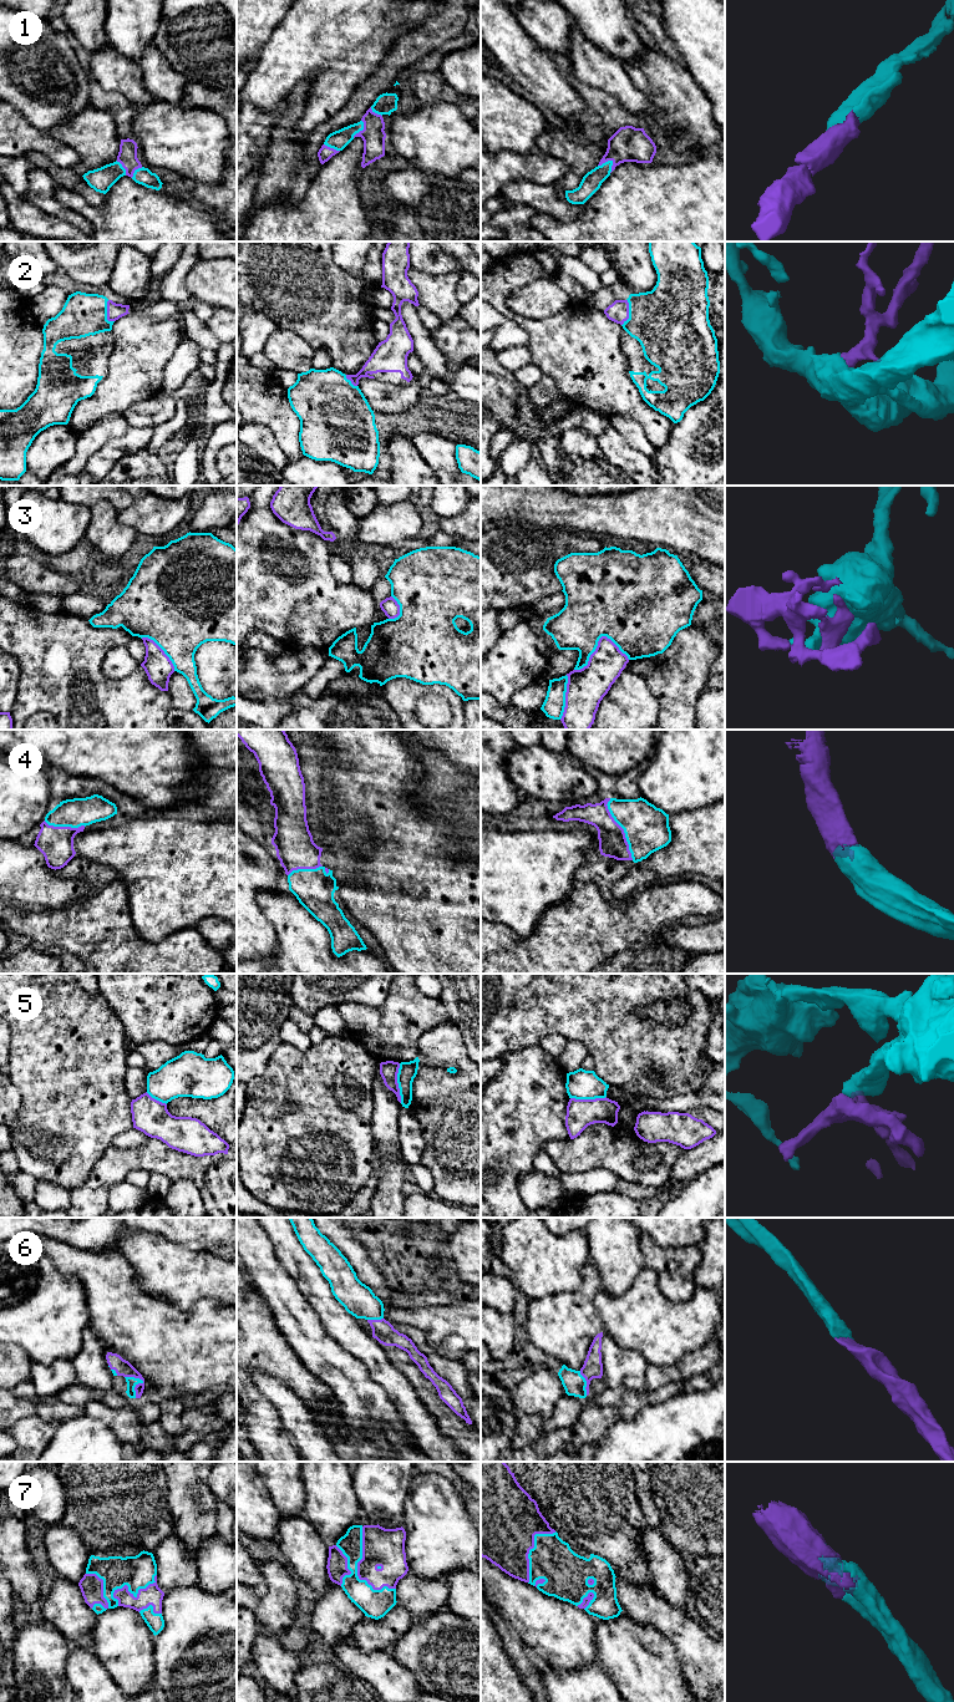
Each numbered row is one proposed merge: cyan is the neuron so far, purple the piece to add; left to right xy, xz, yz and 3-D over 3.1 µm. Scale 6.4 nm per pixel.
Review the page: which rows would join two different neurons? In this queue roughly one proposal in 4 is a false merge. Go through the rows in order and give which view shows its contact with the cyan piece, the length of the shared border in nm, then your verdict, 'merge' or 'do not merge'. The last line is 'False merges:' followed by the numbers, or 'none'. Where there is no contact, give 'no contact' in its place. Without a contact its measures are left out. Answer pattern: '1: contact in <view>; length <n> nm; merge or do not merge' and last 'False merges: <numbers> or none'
1: contact in yz; length 110 nm; merge
2: contact in yz; length 180 nm; merge
3: contact in yz; length 360 nm; do not merge
4: contact in yz; length 420 nm; merge
5: contact in xz; length 260 nm; do not merge
6: contact in xy; length 160 nm; merge
7: contact in xz; length 460 nm; merge
False merges: 3, 5

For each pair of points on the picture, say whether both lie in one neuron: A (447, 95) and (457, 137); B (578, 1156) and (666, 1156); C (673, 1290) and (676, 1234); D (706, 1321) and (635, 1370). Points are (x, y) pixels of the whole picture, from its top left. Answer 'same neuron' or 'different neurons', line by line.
A: different neurons
B: same neuron
C: different neurons
D: different neurons

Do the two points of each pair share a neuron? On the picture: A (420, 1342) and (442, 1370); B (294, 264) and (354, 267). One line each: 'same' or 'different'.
A: same
B: different

